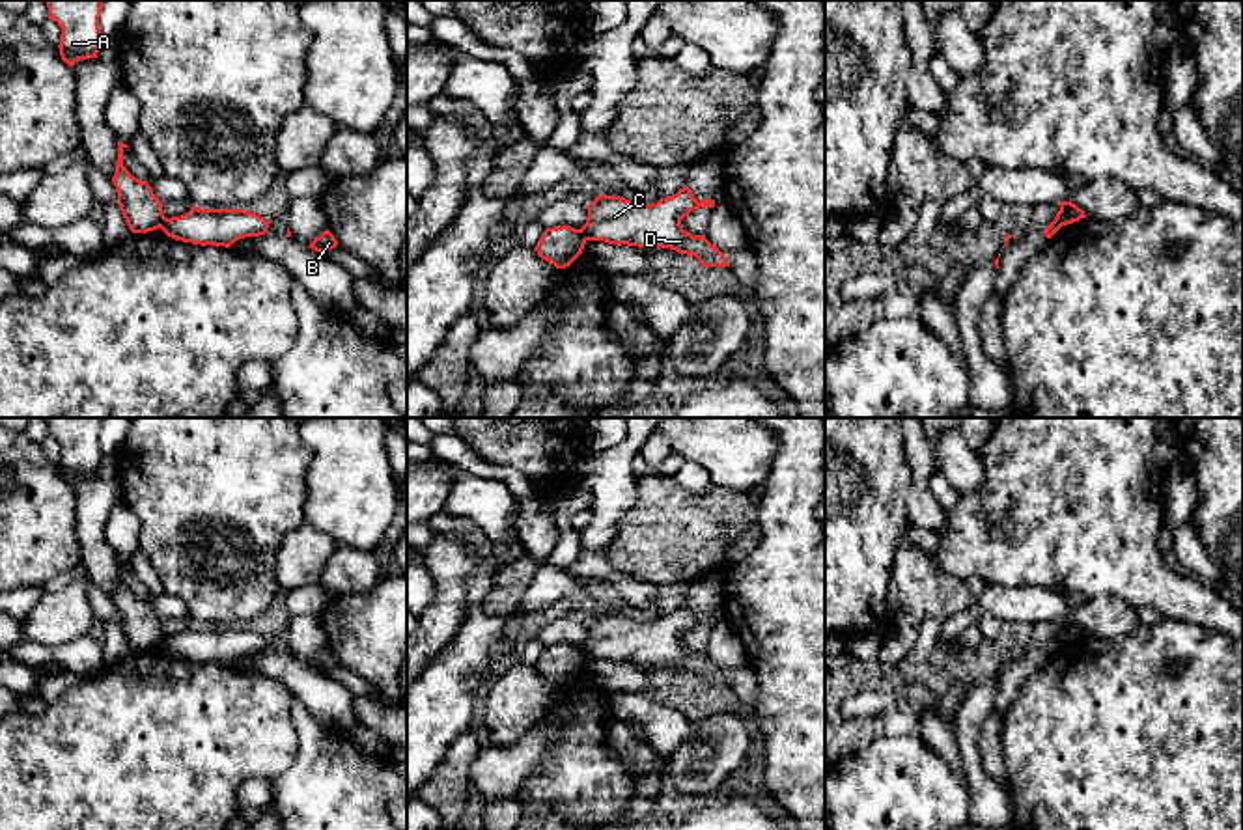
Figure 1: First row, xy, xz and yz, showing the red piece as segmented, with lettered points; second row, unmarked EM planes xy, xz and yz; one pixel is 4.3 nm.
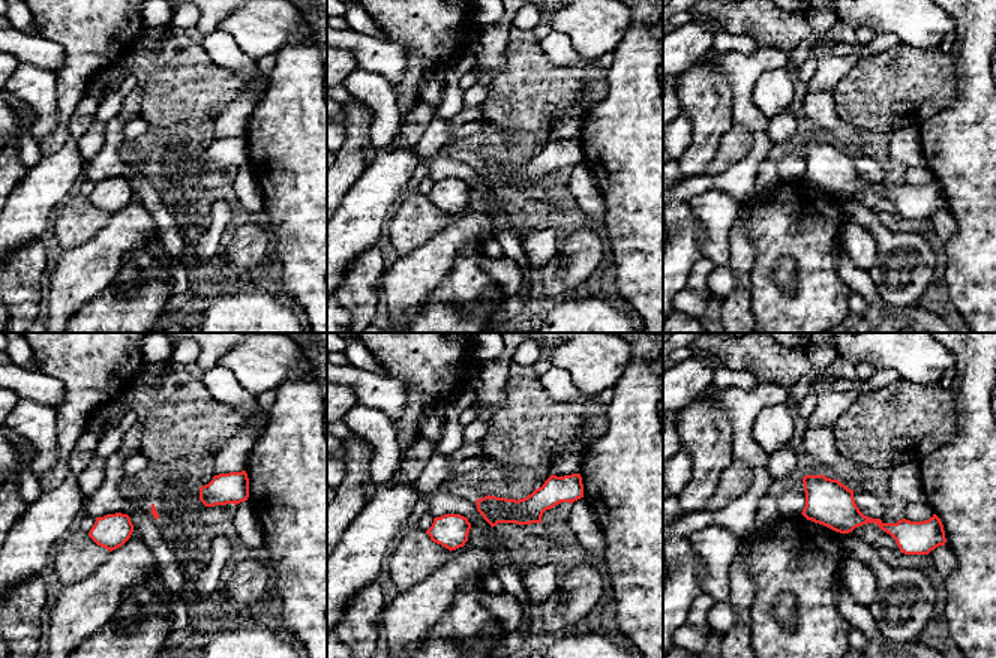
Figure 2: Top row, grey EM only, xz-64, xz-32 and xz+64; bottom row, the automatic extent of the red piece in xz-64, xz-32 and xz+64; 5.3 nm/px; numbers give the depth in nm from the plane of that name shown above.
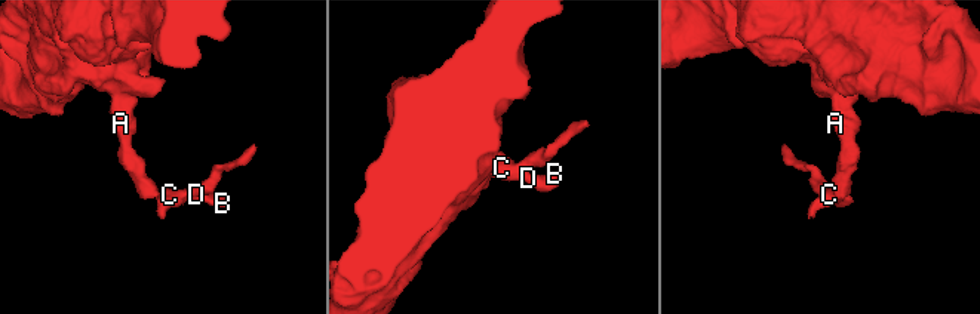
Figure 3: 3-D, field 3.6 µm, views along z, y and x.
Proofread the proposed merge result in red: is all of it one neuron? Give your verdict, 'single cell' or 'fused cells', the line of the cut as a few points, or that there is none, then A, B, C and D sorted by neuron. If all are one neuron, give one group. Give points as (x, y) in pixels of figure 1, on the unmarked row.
fused cells | xz (579, 648), (586, 657) | A / B C D

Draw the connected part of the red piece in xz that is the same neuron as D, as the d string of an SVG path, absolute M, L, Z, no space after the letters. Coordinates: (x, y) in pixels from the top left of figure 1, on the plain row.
M687 602L674 614L648 623L599 612L586 625L588 636L580 649L586 658L670 666L694 673L702 685L730 685L726 673L705 653L692 653L683 647L681 638L700 625L715 625L715 619L711 616L698 619Z

